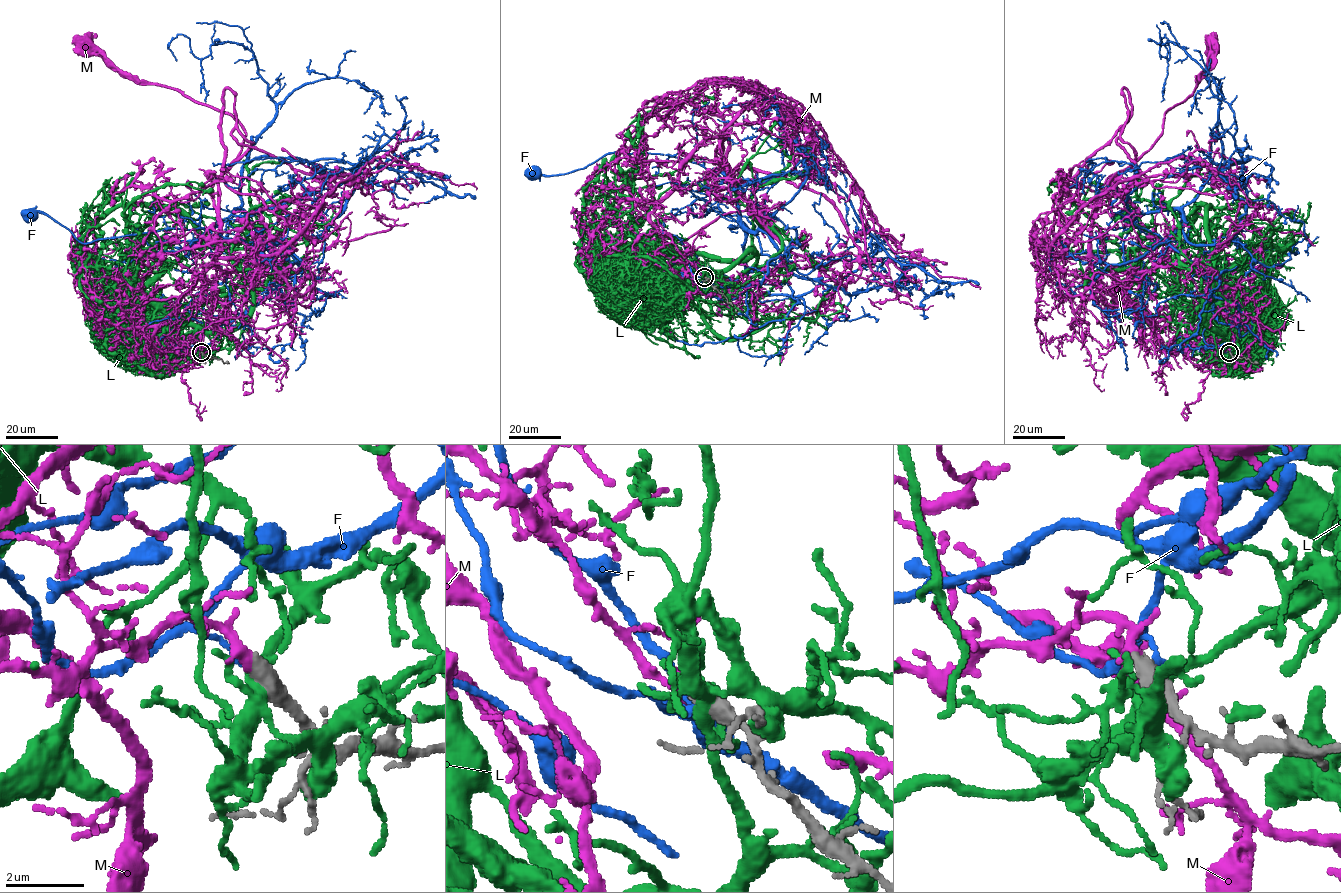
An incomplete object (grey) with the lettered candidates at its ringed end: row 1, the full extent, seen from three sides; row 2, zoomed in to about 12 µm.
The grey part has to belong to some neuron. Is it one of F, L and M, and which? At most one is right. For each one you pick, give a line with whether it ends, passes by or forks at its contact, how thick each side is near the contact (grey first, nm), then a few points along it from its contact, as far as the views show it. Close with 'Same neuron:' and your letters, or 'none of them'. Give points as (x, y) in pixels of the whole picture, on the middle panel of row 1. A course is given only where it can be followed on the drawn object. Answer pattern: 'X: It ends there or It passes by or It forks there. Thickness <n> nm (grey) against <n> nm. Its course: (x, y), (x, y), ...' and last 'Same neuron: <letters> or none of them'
M: It passes by. Thickness 500 nm (grey) against 220 nm. Its course: (704, 277), (649, 213), (696, 149), (720, 137), (722, 163), (748, 210), (683, 241), (589, 259)
Same neuron: M

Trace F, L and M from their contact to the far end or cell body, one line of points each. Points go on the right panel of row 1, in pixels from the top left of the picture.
F: (1230, 352), (1238, 305), (1215, 298), (1168, 241), (1183, 215), (1143, 213), (1106, 238), (1119, 243), (1127, 215)
L: (1230, 353), (1243, 339), (1215, 332), (1179, 264), (1194, 206), (1162, 242), (1127, 250), (1057, 185), (1050, 191)
M: (1230, 352), (1167, 350), (1101, 286), (1090, 259), (1100, 193), (1194, 91), (1211, 46)

